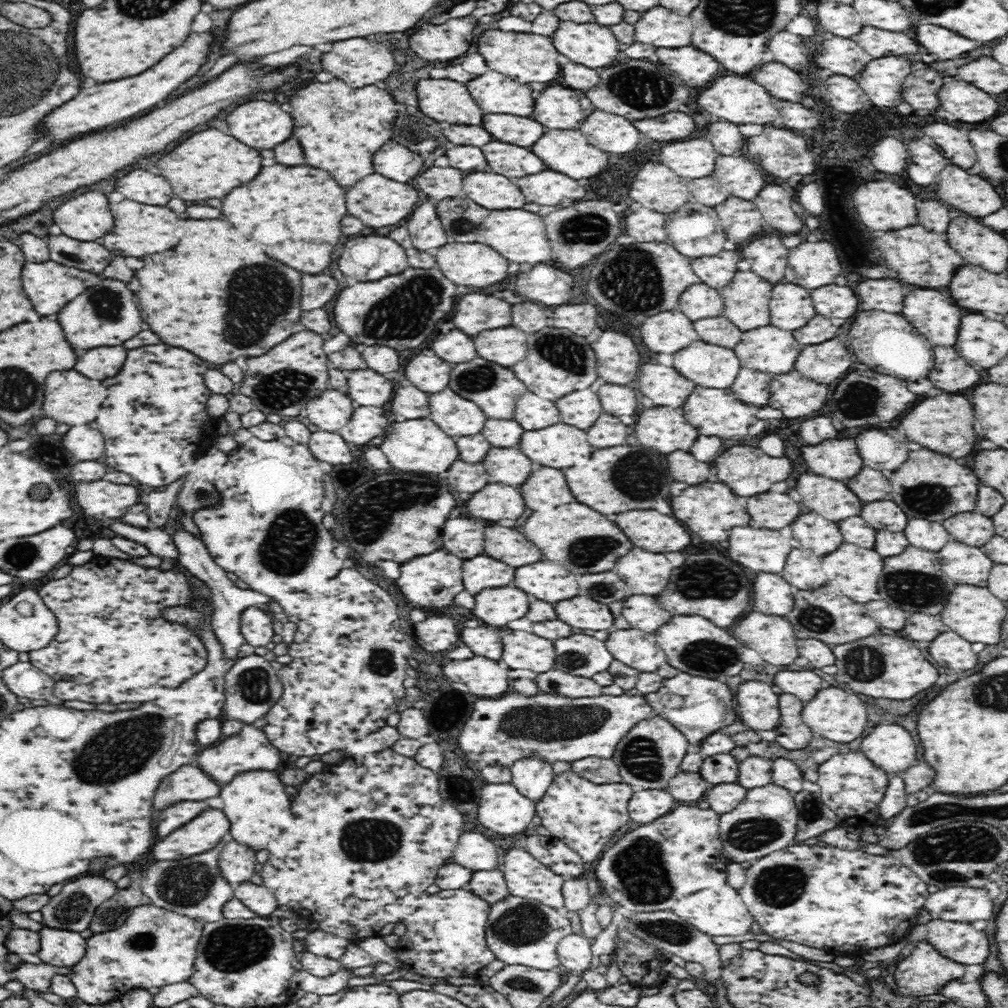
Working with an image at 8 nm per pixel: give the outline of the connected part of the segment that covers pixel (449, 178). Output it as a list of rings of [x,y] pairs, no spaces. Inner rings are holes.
[[[432,166],[416,180],[418,180],[418,188],[426,192],[431,200],[437,202],[446,197],[458,197],[463,188],[462,178],[464,174],[460,170]]]

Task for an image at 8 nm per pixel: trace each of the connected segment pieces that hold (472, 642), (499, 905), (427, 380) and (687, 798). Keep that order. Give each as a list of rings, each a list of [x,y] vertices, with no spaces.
[[[478,626],[478,628],[464,628],[460,632],[460,636],[472,648],[472,652],[476,656],[486,656],[490,660],[500,660],[504,633],[504,629],[501,628]]]
[[[510,894],[491,904],[486,918],[485,939],[488,948],[494,953],[494,958],[504,962],[504,965],[521,965],[537,970],[559,970],[561,963],[556,952],[557,944],[561,938],[569,934],[572,934],[572,930],[564,911],[546,906],[536,900],[515,897]]]
[[[414,356],[406,368],[408,380],[424,392],[437,393],[449,386],[450,366],[438,356]]]
[[[679,770],[678,774],[669,780],[666,789],[678,802],[694,802],[703,798],[712,787],[699,772]]]

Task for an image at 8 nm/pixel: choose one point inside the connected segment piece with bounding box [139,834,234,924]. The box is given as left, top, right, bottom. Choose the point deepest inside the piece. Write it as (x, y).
(194, 887)

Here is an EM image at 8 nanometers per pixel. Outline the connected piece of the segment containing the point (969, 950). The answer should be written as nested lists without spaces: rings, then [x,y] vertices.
[[[931,919],[926,925],[915,924],[907,932],[907,940],[927,940],[944,956],[962,965],[982,964],[990,956],[990,938],[984,929],[976,929],[972,921]]]

